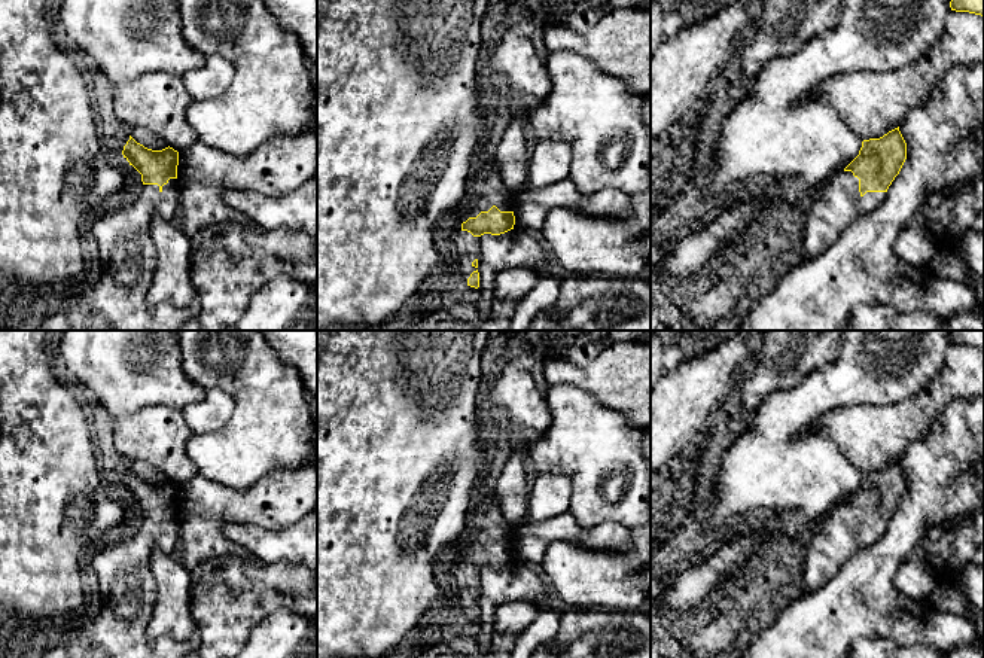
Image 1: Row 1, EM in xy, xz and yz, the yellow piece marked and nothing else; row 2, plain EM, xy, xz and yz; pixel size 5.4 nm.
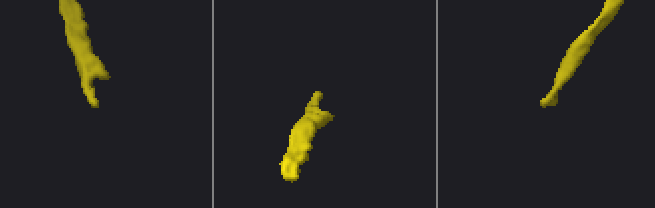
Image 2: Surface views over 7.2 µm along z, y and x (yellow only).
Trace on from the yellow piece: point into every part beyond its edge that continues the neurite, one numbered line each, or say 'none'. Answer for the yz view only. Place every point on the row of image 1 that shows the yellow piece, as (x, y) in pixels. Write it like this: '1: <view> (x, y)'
1: yz (838, 203)

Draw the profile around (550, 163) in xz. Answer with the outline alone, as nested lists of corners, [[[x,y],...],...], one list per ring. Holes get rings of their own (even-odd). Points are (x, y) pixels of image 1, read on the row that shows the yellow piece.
[[[560,137],[537,140],[528,159],[530,189],[548,188],[570,177],[572,149]]]

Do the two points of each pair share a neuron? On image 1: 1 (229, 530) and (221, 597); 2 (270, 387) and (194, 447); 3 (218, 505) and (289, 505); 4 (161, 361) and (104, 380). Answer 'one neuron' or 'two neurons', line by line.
1: two neurons
2: one neuron
3: one neuron
4: one neuron

